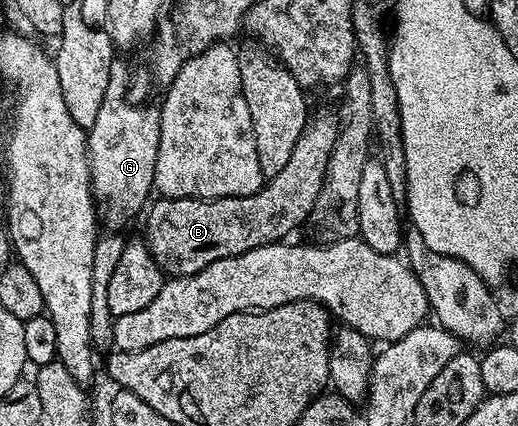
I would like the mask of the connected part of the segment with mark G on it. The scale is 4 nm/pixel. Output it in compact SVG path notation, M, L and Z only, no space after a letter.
M116 58L110 67L108 87L98 117L96 122L92 122L86 137L86 149L90 155L90 187L94 189L94 198L105 223L107 220L110 226L122 226L118 224L147 207L154 188L156 154L160 150L160 111L157 107L141 108L133 104L126 97L129 88L130 68L122 58Z

